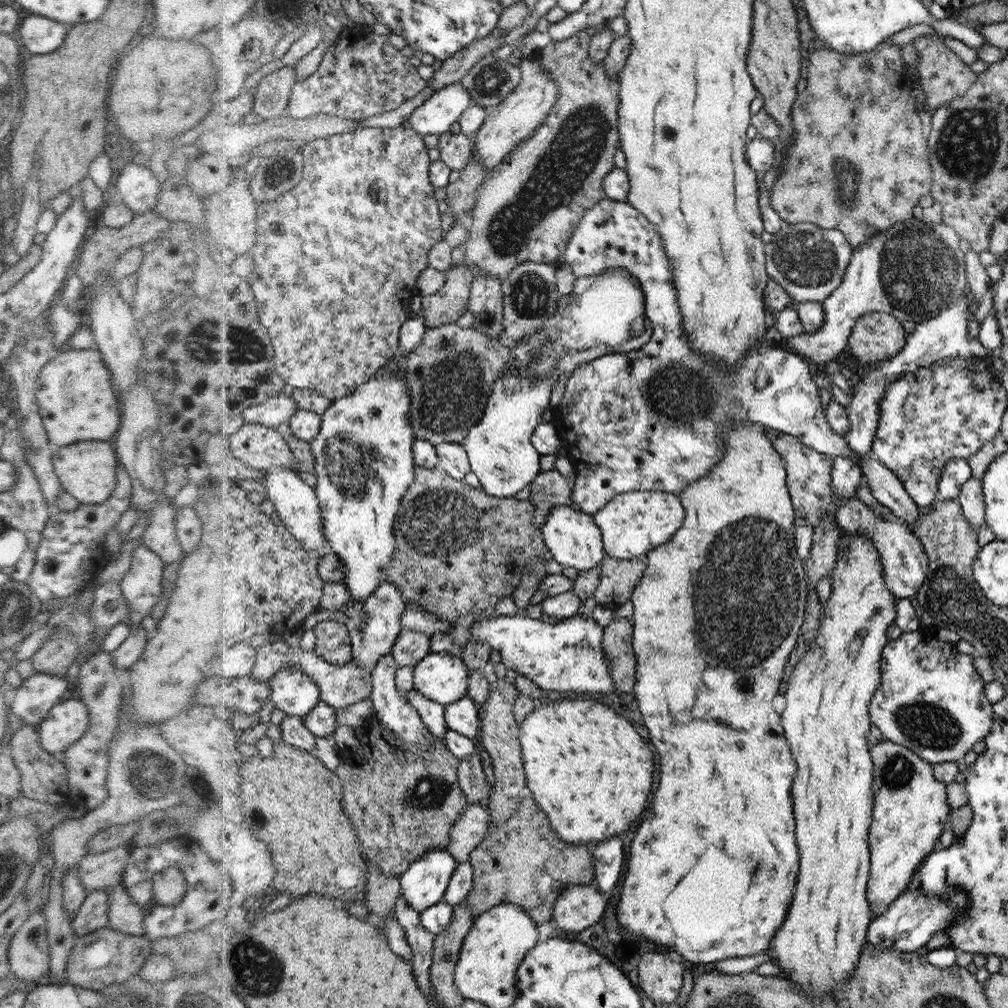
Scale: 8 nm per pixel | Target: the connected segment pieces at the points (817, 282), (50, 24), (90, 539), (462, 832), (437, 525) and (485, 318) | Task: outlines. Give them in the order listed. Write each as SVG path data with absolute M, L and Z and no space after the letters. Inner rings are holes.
M811 222L784 223L766 246L766 270L786 290L794 304L821 304L842 283L853 254L853 248L848 244L844 233Z
M28 16L22 22L20 38L26 50L36 55L54 52L64 42L66 26L62 22L54 22L44 16Z
M118 460L116 465L117 484L112 496L102 504L79 504L74 512L51 511L47 518L42 540L36 550L35 566L27 578L28 586L42 604L52 598L67 598L81 592L95 582L98 574L108 564L105 547L106 533L118 526L120 517L131 503L132 483L126 467Z
M480 805L467 806L464 818L456 822L451 830L451 843L448 850L454 854L458 862L468 862L468 856L485 840L489 832L491 814Z
M441 466L433 469L419 467L416 481L402 503L401 512L398 513L397 545L392 562L386 567L386 581L398 584L408 603L418 603L448 621L460 620L460 616L466 616L468 612L474 613L474 621L498 616L495 612L498 600L516 592L518 585L522 582L526 565L532 559L547 560L552 556L545 546L541 528L534 523L535 514L537 514L537 507L530 500L519 500L515 496L493 497L482 489L469 486L464 479L452 477ZM444 550L450 550L452 554L444 556ZM462 550L466 553L464 558L466 578L456 578L454 568L456 566L460 568L458 556L462 554ZM460 582L462 582L462 588L466 590L466 596L460 594L460 598L438 598L440 592L460 592Z
M488 276L474 279L468 311L474 316L474 330L497 341L503 333L501 281Z

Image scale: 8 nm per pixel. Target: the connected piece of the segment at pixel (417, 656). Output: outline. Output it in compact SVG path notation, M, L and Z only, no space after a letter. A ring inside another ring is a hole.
M404 629L394 646L393 655L400 667L416 667L432 653L432 639L428 634Z

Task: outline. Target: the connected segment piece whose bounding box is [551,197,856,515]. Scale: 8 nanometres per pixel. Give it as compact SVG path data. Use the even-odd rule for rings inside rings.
M604 197L602 201L588 210L585 216L581 218L576 232L570 237L568 248L565 250L561 263L571 268L576 280L598 277L612 268L622 268L622 270L626 270L628 274L634 274L634 277L638 278L638 281L641 283L642 291L645 292L647 317L649 321L652 322L653 327L651 338L644 346L630 352L606 354L606 356L600 356L600 358L596 358L596 360L588 362L588 364L578 366L578 368L572 372L572 376L565 382L563 400L558 408L556 408L551 422L560 431L561 452L567 456L575 469L576 484L573 488L572 499L573 506L580 511L593 515L598 512L598 510L605 508L606 504L609 504L610 500L613 500L618 494L629 493L630 491L657 490L678 495L682 492L682 489L686 488L686 485L701 480L702 477L706 476L706 473L710 472L710 469L714 468L714 465L718 464L718 461L722 460L722 457L725 456L727 450L729 450L729 443L726 442L725 438L726 429L728 429L730 423L732 423L732 425L738 425L740 421L750 420L765 426L768 431L777 430L780 433L794 435L796 438L799 438L802 443L805 443L806 446L812 446L814 450L822 451L822 454L830 454L830 456L836 458L842 455L846 457L856 457L854 456L853 448L850 447L850 444L846 442L845 438L834 431L829 425L829 421L825 417L825 411L822 410L820 389L812 379L810 366L800 356L790 352L790 349L772 348L767 345L766 340L758 341L754 347L748 350L744 362L740 362L738 368L734 368L734 370L728 372L728 370L720 370L718 362L712 362L710 358L698 354L696 350L693 350L693 348L689 346L689 339L684 334L685 316L682 315L681 312L681 306L678 300L679 296L677 294L676 285L674 284L672 266L669 262L669 255L666 254L665 242L653 223L630 202L615 201L608 197Z

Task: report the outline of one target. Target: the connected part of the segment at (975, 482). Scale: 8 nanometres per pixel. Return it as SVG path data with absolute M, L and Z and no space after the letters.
M972 476L969 481L966 481L957 500L961 503L961 508L965 517L972 524L973 530L975 532L980 530L980 526L985 524L985 504L981 479Z

